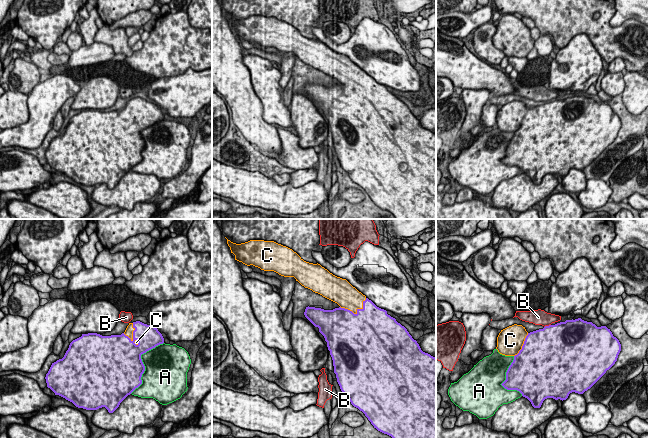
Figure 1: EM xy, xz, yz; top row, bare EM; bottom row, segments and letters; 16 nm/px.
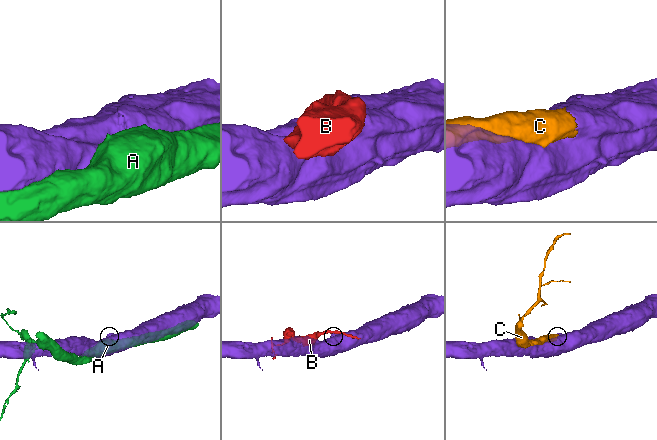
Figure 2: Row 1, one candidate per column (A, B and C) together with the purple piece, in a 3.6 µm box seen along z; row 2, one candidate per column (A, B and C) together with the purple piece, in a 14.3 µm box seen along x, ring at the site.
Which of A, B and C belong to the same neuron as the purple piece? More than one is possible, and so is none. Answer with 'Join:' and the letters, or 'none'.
Join: C

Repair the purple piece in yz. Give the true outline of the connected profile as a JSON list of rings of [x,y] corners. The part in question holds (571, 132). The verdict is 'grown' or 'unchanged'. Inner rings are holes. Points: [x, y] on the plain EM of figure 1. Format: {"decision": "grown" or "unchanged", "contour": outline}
{"decision": "grown", "contour": [[[578,94],[530,109],[522,101],[514,100],[501,106],[496,125],[502,131],[514,133],[501,161],[519,167],[534,184],[540,184],[547,174],[563,177],[572,168],[583,170],[590,165],[615,140],[621,120],[606,102],[597,103]]]}

